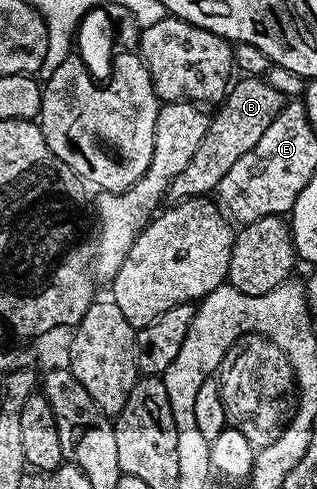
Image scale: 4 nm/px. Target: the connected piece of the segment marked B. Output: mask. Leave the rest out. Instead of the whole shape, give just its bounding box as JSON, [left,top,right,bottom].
[169,77,288,200]

